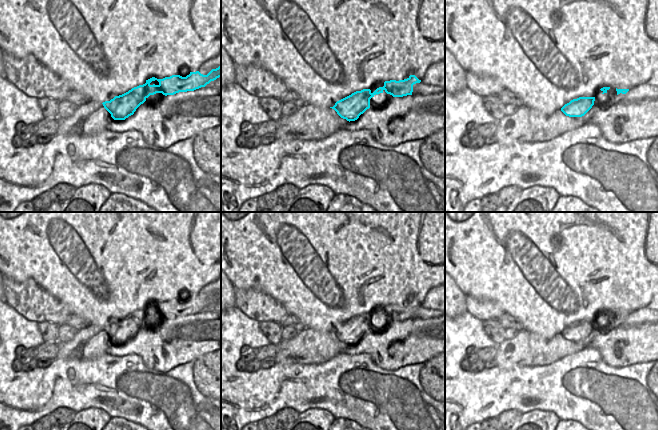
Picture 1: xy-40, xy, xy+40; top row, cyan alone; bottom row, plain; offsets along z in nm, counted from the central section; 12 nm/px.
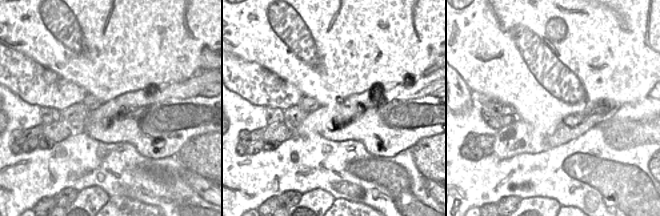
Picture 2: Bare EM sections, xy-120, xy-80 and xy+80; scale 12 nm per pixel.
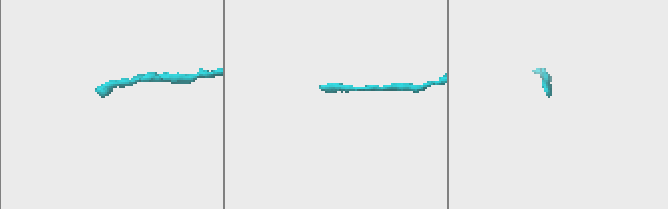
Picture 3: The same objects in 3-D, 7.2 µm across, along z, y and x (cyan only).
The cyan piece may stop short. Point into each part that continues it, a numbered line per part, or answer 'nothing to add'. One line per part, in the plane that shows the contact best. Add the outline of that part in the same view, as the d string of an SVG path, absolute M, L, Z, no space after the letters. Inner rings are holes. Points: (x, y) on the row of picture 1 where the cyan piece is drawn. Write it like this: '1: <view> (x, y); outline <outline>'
1: xy+40 (527, 125); outline M593 105L582 117L566 116L561 110L547 116L537 109L520 107L513 115L496 120L496 142L501 145L549 141L565 132L581 127L600 110Z

